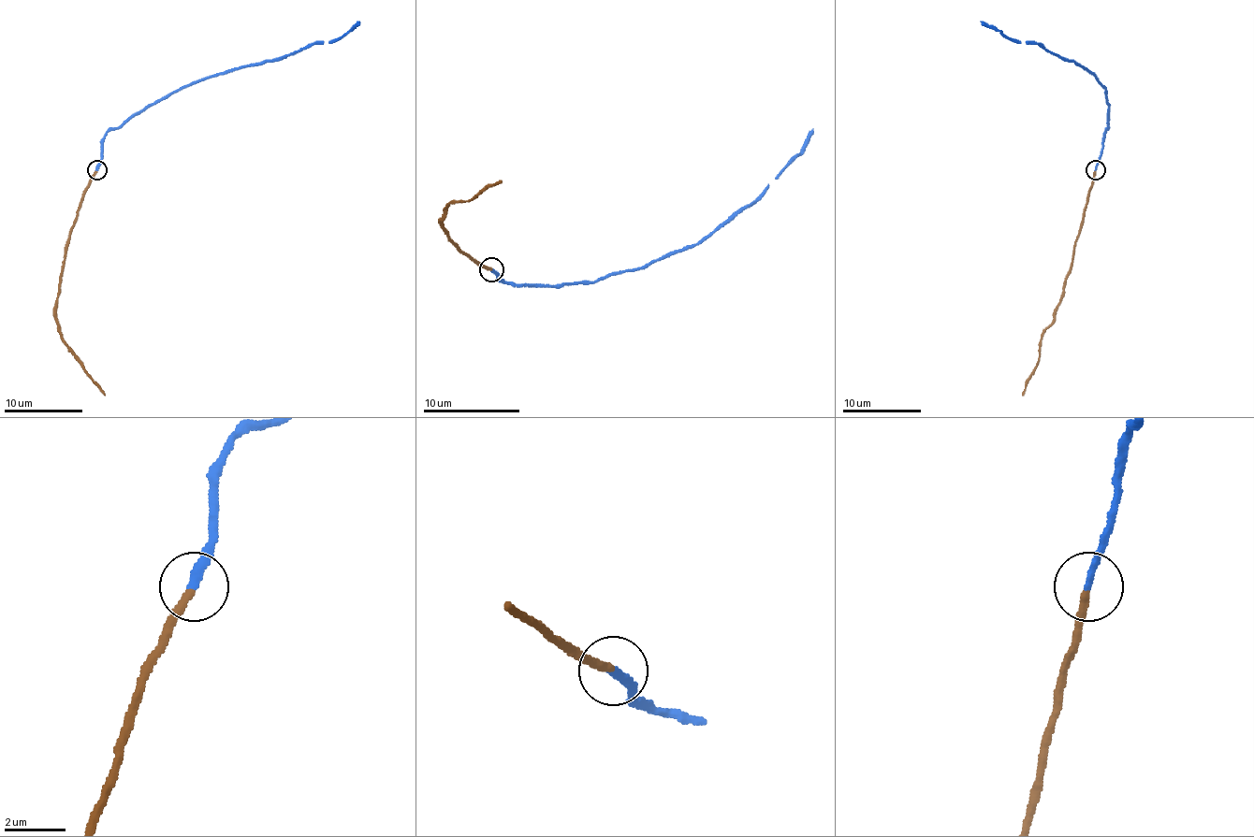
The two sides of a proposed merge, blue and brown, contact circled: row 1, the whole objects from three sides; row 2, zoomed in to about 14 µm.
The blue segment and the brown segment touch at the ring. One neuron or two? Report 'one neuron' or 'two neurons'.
one neuron

